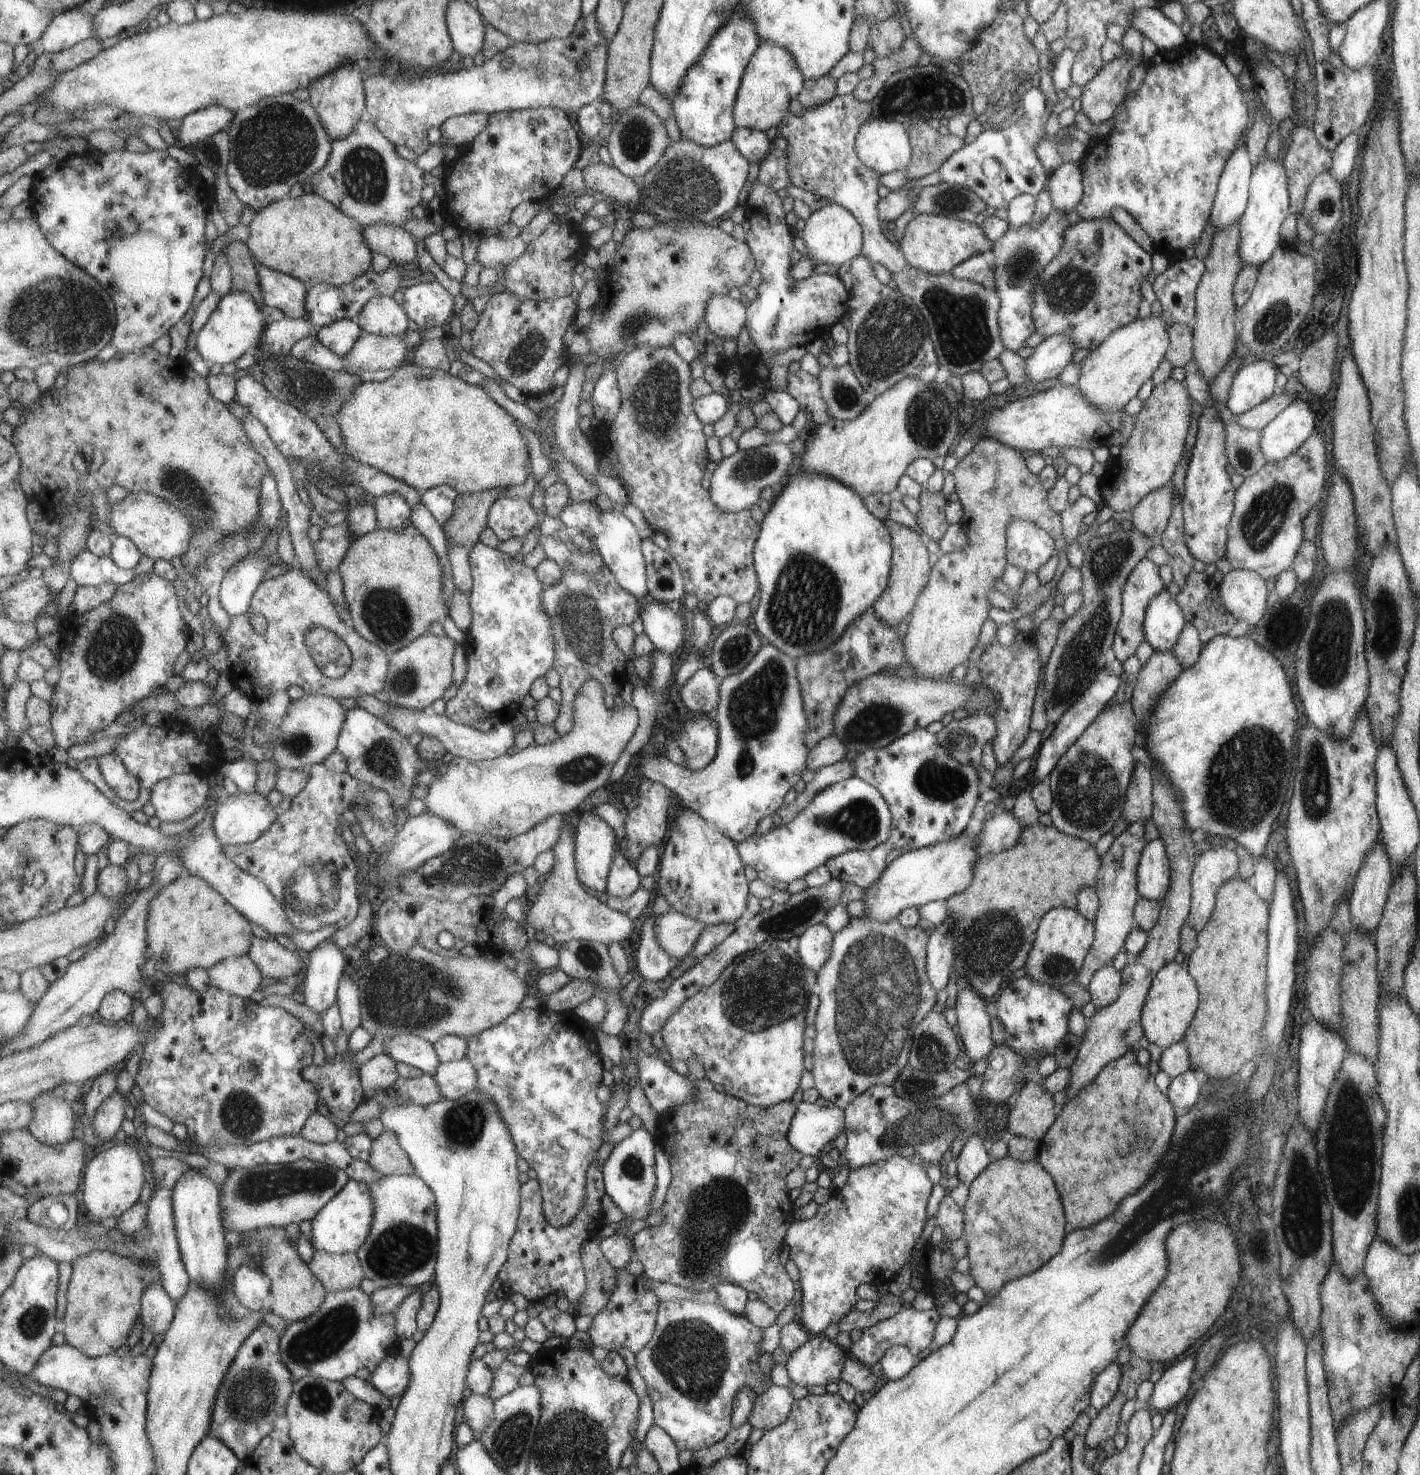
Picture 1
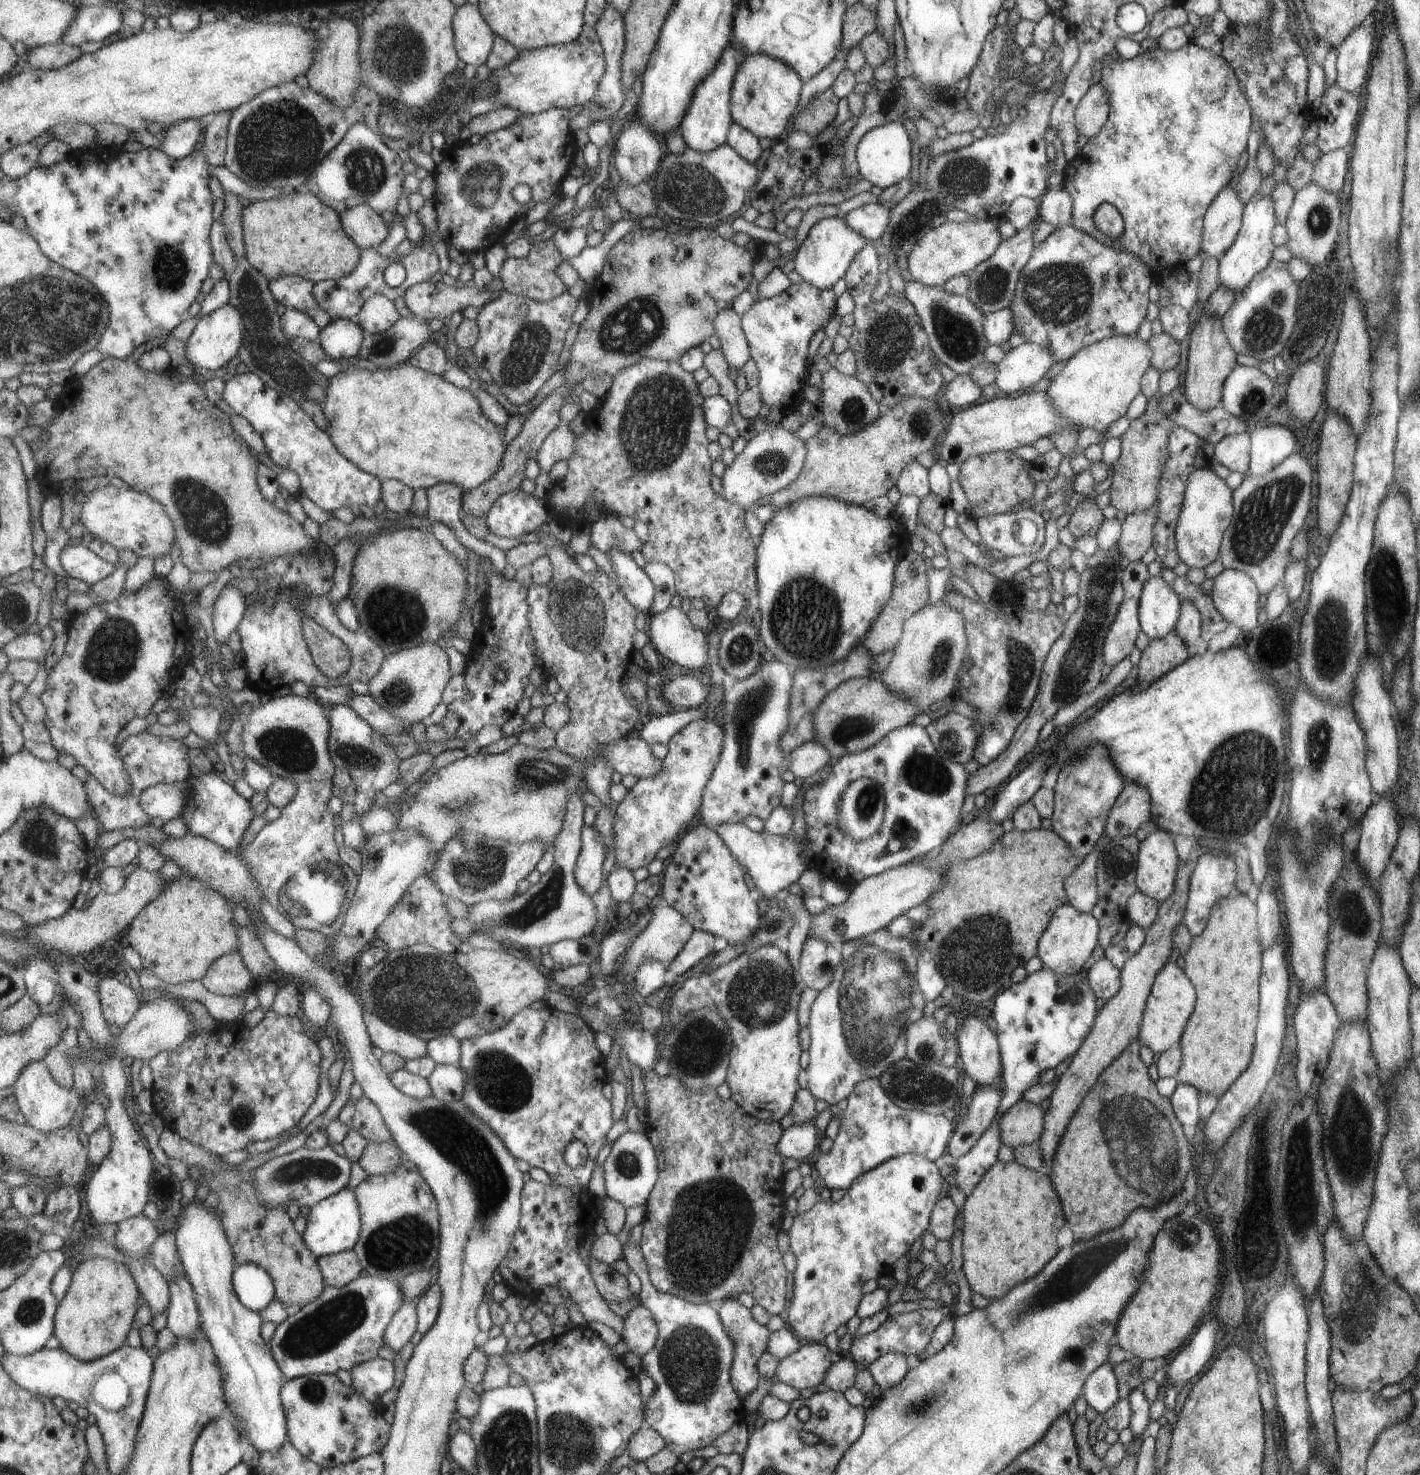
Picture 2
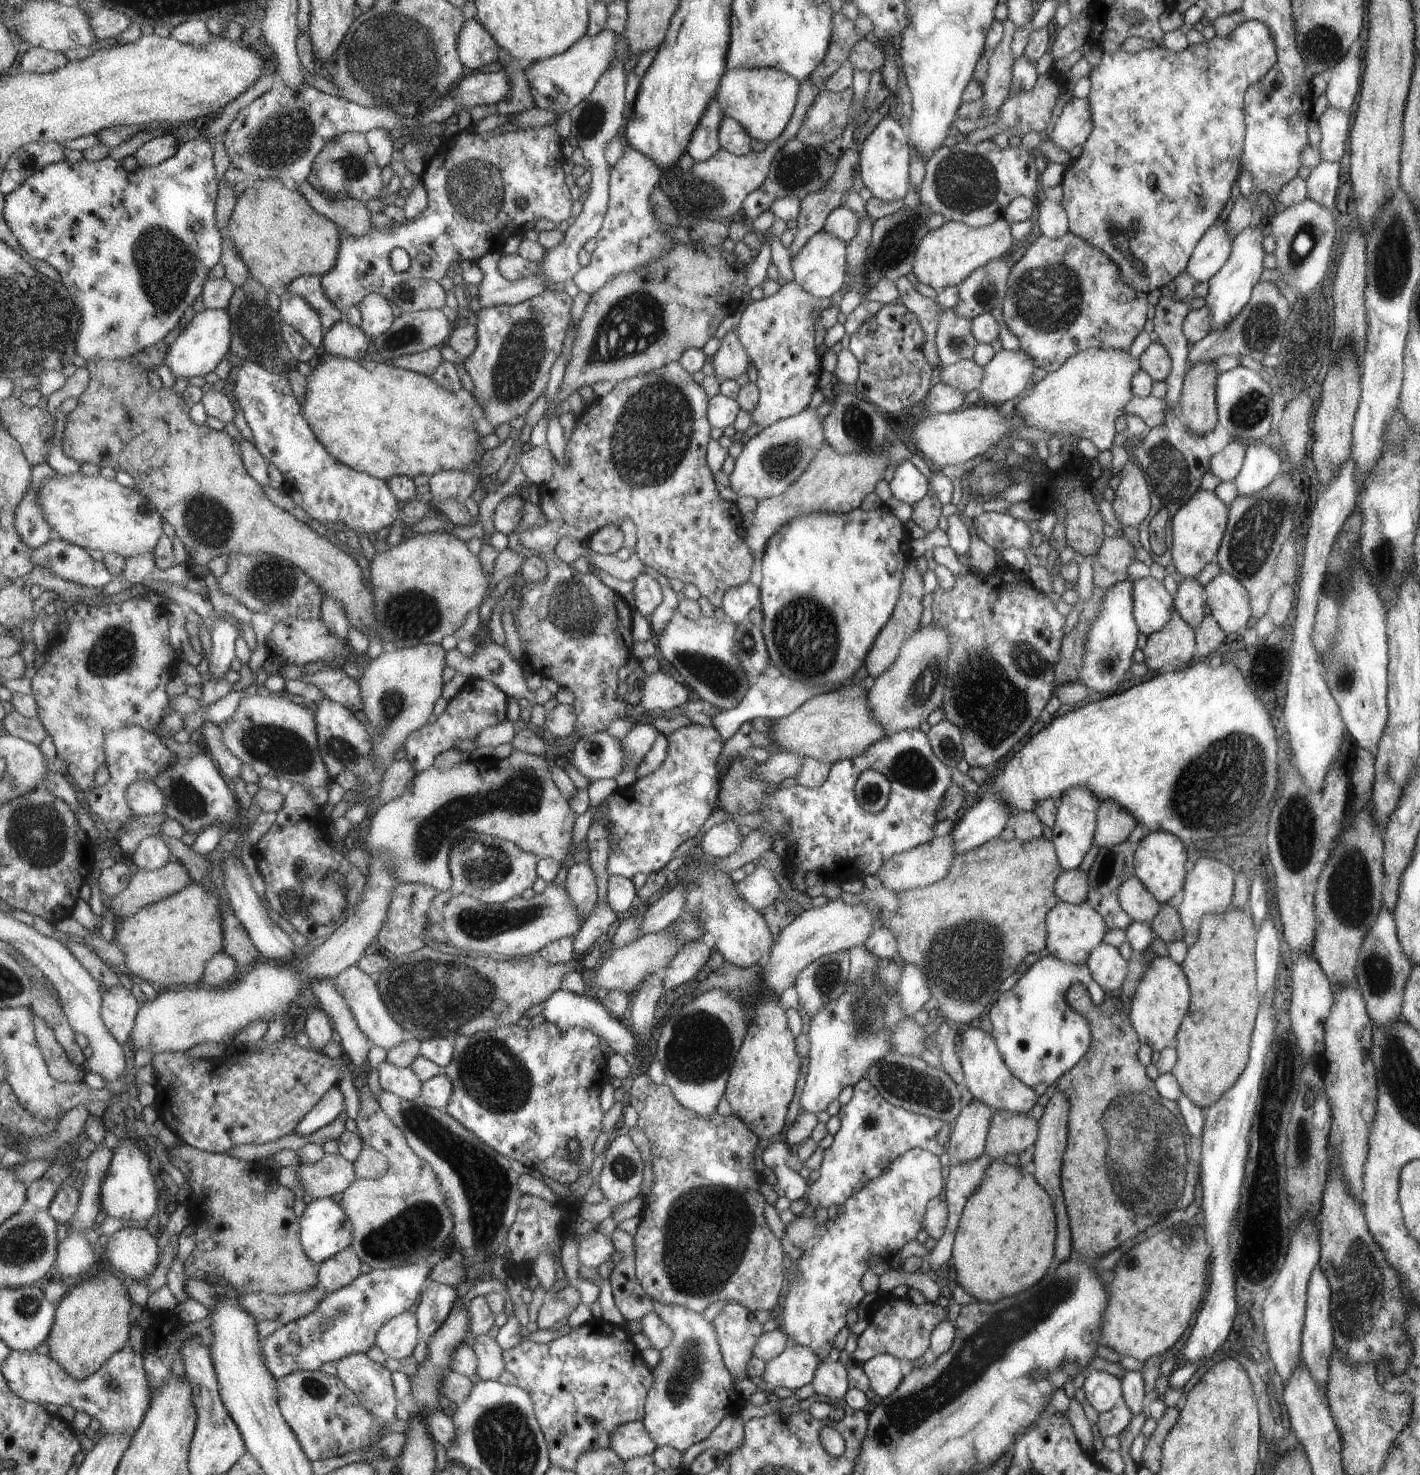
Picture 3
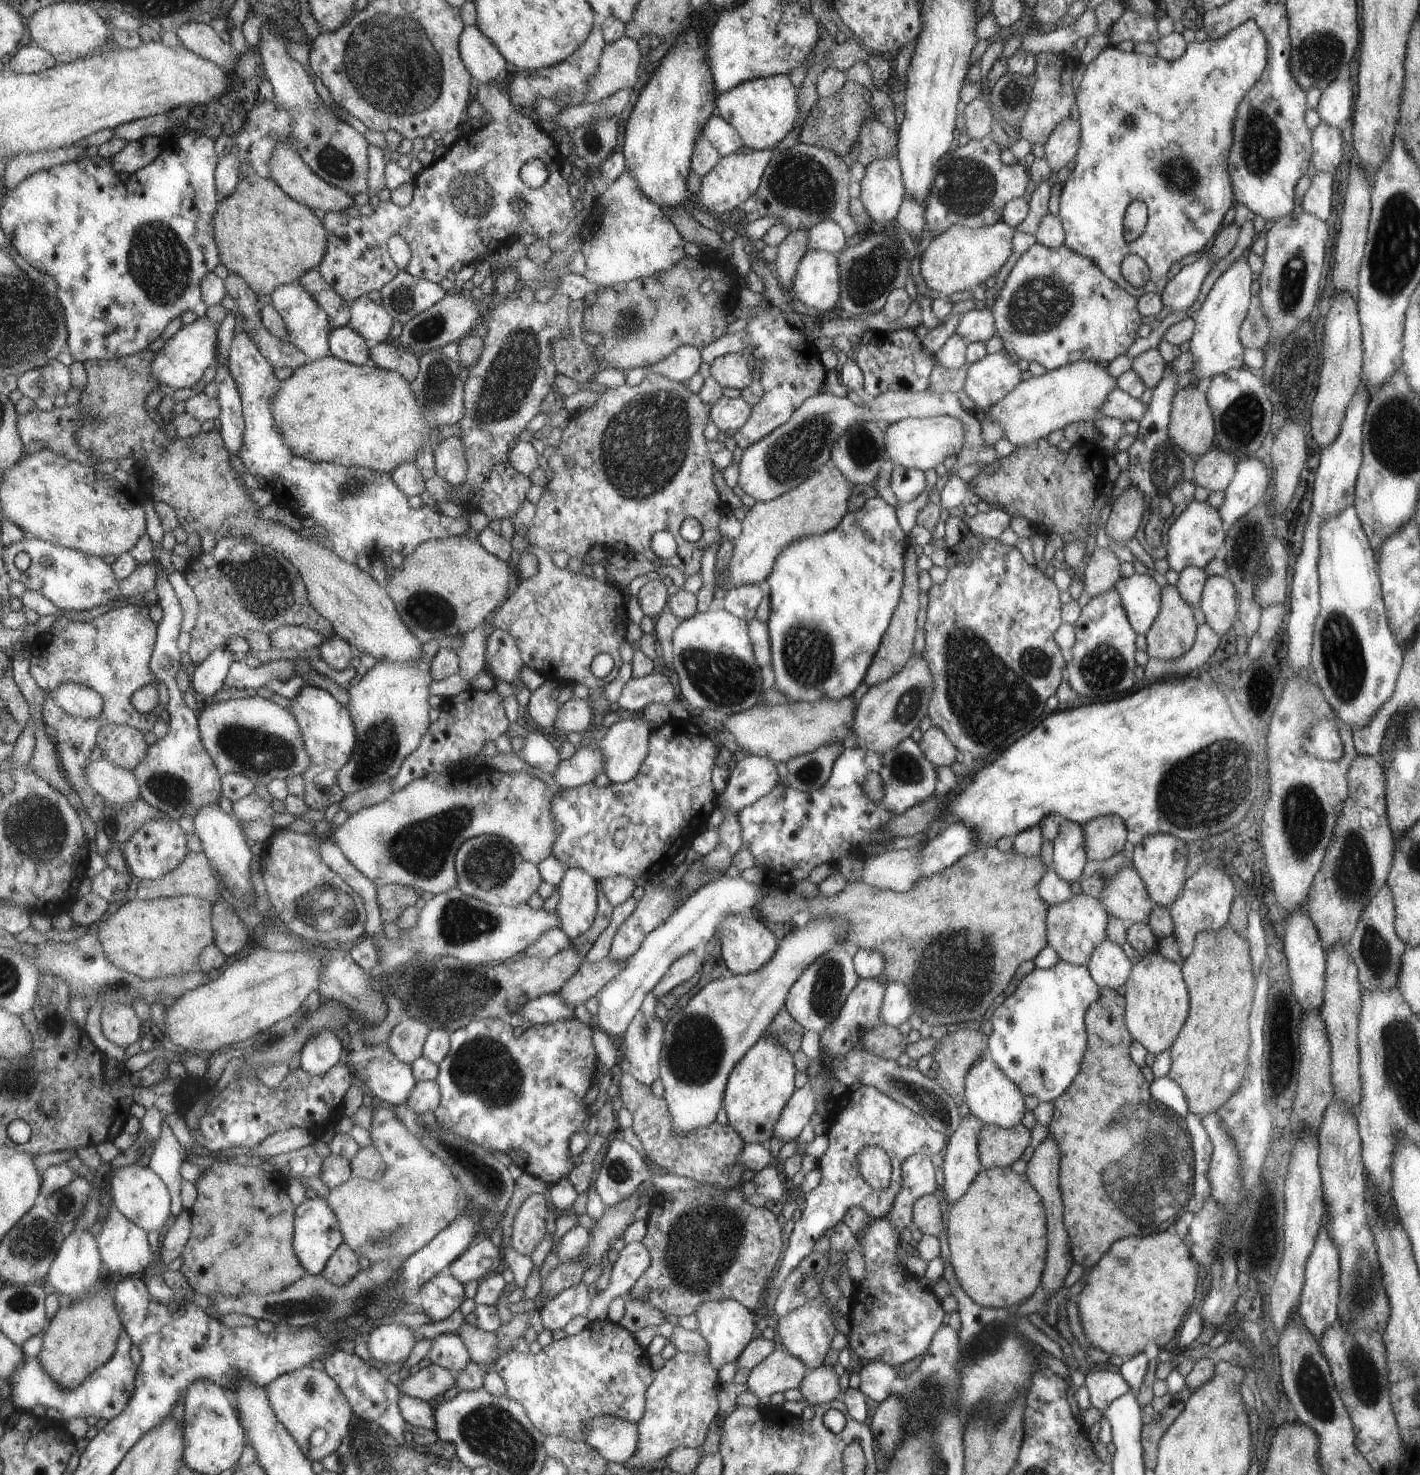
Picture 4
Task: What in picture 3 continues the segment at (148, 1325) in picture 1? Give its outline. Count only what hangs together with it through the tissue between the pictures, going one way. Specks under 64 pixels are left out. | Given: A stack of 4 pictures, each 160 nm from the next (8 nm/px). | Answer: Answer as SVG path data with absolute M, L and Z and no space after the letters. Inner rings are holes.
M122 1228L109 1236L106 1257L127 1278L145 1282L160 1266L162 1241L146 1229Z

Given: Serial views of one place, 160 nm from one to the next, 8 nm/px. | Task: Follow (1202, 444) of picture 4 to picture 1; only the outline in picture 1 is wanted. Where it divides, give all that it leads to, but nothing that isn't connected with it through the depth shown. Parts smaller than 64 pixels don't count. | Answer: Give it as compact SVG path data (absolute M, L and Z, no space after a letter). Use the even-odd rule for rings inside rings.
M1237 222L1217 229L1212 234L1211 244L1206 255L1201 255L1204 271L1200 276L1195 294L1195 320L1192 326L1192 359L1197 363L1199 372L1210 383L1227 366L1235 348L1237 334L1233 316L1236 303L1234 288L1236 276L1243 266L1239 255L1240 229Z

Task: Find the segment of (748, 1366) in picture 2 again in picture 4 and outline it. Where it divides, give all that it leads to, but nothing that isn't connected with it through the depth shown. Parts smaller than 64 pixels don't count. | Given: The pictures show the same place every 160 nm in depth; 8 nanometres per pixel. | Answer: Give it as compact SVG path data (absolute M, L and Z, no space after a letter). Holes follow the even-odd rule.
M713 1299L712 1301L704 1301L700 1306L697 1306L693 1314L698 1320L697 1330L707 1343L708 1359L716 1369L727 1362L735 1362L741 1351L748 1346L747 1342L751 1342L751 1338L754 1337L755 1320L753 1320L753 1314L736 1300Z

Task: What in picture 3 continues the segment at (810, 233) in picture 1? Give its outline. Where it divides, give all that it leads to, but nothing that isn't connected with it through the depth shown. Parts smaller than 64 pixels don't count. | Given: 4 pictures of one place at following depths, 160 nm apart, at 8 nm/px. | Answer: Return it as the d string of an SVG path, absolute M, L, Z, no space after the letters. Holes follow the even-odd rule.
M823 229L814 232L807 239L807 242L790 257L790 268L794 281L818 299L821 297L829 298L835 292L844 289L846 263L846 242L839 240L836 236Z

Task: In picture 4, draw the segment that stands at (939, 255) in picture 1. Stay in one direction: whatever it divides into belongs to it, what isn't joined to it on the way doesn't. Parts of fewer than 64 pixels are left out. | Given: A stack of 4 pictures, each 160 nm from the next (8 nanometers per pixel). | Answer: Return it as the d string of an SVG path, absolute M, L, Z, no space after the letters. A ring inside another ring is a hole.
M1003 221L972 229L961 225L947 227L920 251L920 275L927 288L955 299L967 296L973 288L986 286L1011 254L1014 229Z

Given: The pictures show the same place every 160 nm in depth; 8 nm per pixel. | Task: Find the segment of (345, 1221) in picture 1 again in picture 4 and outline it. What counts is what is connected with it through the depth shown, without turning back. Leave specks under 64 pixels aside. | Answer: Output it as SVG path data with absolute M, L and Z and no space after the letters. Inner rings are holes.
M319 1196L304 1200L296 1208L296 1231L294 1247L301 1264L312 1275L321 1275L337 1249L345 1242L344 1232L336 1212L332 1210L327 1199Z

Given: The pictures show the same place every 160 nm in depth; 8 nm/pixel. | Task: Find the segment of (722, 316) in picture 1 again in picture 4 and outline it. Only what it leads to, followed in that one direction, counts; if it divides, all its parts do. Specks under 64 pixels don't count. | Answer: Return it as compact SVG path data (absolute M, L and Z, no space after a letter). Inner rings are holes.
M725 353L710 362L710 377L722 387L744 389L752 382L751 371L740 353Z

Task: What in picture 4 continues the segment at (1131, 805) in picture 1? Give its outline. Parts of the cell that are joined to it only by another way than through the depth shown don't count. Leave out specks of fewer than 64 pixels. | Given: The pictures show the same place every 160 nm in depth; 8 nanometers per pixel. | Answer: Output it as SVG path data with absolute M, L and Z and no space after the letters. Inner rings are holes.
M1101 815L1089 819L1083 824L1084 847L1087 849L1087 860L1098 861L1112 857L1123 851L1125 826L1120 816Z

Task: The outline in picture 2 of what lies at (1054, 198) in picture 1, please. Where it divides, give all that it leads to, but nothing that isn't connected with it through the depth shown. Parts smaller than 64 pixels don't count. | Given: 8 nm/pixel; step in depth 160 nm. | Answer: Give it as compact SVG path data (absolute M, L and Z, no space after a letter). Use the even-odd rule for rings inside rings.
M1063 186L1046 189L1038 199L1039 222L1048 222L1055 229L1069 224L1071 213L1072 198Z

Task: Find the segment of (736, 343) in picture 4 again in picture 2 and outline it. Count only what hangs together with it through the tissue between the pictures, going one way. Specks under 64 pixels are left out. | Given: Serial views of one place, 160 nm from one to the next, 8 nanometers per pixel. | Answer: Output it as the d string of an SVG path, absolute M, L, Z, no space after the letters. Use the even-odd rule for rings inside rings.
M807 281L793 283L787 289L764 299L755 299L740 316L740 325L748 341L750 358L758 370L760 400L767 407L776 406L781 414L795 410L803 399L802 388L807 381L807 347L813 332L827 324L827 318L835 306L832 286L814 287Z

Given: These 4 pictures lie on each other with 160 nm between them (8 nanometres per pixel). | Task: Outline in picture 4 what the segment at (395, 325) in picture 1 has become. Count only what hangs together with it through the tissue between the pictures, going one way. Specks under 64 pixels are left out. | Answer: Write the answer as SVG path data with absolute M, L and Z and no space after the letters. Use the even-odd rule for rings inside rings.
M363 295L351 303L351 328L360 332L370 343L386 342L393 330L393 317L377 296Z

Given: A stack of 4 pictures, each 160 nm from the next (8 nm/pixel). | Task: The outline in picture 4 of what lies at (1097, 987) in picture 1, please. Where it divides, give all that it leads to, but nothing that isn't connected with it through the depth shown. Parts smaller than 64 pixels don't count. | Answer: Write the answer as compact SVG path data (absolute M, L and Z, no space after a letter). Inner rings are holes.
M1108 938L1095 945L1089 955L1086 967L1090 977L1100 987L1116 989L1124 984L1131 974L1131 962L1123 953L1121 945Z

